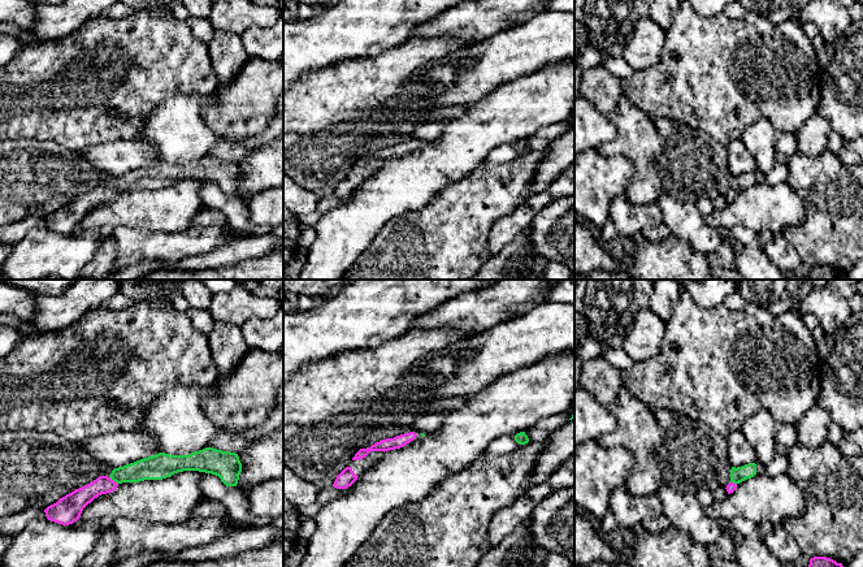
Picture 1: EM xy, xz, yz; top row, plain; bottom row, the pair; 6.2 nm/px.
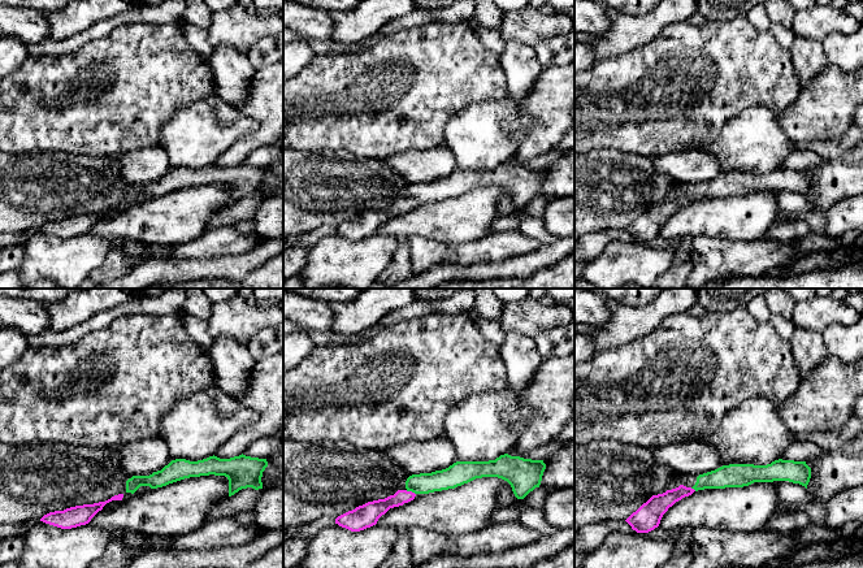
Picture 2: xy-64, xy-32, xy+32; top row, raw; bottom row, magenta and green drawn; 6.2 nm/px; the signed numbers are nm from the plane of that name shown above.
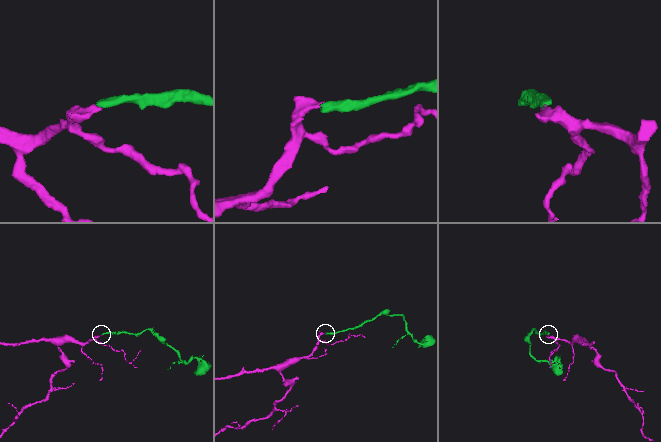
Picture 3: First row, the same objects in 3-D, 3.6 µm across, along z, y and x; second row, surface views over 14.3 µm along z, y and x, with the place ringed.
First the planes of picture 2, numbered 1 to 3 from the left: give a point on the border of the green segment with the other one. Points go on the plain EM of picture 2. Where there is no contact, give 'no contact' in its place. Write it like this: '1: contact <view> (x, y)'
1: no contact
2: contact xy-32 (411, 200)
3: contact xy+32 (693, 198)

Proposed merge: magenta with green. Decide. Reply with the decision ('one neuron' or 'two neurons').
one neuron

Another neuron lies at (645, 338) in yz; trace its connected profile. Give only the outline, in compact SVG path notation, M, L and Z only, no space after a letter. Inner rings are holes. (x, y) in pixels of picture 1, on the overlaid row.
M650 308L637 313L632 329L623 343L623 350L634 362L658 355L663 346L664 321Z

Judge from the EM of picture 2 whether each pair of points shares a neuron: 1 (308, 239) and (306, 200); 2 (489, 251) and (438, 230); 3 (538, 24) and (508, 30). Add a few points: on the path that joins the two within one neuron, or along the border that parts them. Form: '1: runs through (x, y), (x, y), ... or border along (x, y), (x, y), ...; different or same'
1: border along (334, 226), (320, 225), (299, 235); different
2: border along (491, 233), (462, 243), (437, 242); different
3: runs through (530, 26), (516, 26); same

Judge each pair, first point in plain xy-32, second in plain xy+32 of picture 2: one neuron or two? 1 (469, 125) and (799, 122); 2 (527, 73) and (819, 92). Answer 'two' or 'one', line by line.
1: two
2: two

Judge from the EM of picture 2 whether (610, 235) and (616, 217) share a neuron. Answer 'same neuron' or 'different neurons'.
different neurons

